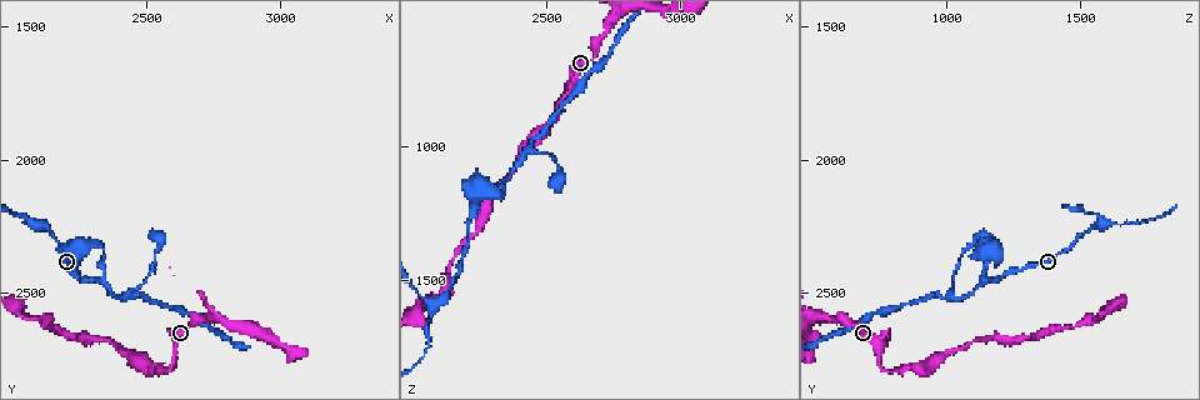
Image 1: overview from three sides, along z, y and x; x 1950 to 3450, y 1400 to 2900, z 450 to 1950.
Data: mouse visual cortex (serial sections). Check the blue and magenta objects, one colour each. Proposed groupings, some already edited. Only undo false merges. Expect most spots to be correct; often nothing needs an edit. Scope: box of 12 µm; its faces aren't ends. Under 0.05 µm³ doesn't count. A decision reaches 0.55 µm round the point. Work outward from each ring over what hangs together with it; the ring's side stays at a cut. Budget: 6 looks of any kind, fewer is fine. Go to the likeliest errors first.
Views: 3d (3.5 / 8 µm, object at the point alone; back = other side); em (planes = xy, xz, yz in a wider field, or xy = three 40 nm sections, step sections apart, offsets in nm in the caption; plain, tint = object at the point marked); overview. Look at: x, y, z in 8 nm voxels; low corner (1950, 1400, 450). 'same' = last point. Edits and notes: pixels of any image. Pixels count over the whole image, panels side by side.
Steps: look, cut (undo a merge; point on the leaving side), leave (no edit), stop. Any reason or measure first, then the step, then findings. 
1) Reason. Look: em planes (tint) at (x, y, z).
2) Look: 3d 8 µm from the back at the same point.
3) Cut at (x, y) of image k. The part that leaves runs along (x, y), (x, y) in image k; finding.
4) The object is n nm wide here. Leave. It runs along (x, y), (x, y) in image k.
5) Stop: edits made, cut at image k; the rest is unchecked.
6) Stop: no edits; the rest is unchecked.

Side arm on a straight run. Look: 3d 3.5 µm at (2330, 2450, 1140).

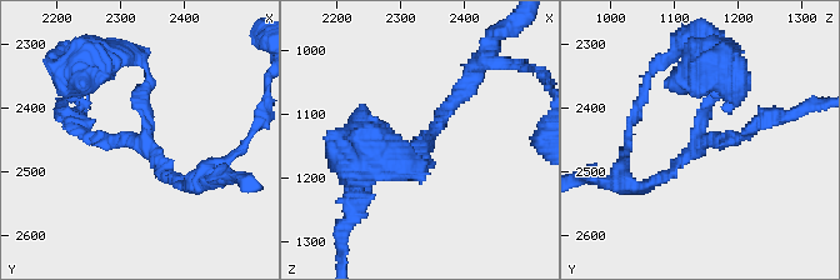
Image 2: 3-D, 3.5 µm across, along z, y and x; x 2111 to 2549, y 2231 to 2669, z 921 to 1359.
3 arms meet here; the arms are 150, 150, 200 nm wide. Look: em xy step 3 (tint) at (2330, 2450, 1145).

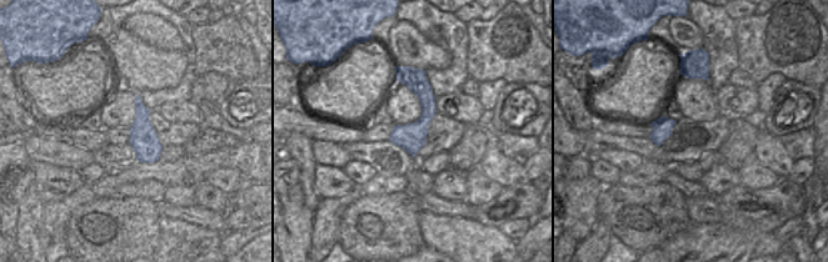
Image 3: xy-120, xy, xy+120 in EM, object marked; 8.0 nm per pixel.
Leave. It runs along (398, 69), (427, 97), (413, 151) in image 3; continuous, no second cell.

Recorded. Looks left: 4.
Two arms in line, one across. Look: 3d 8 µm at (2080, 2250, 1590).

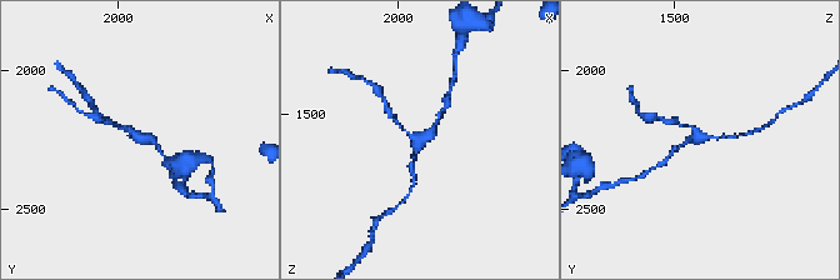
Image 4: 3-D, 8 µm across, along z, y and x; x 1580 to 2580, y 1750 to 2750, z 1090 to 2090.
Need the tissue. Look: em xy step 5 (tint) at (2080, 2240, 1590).

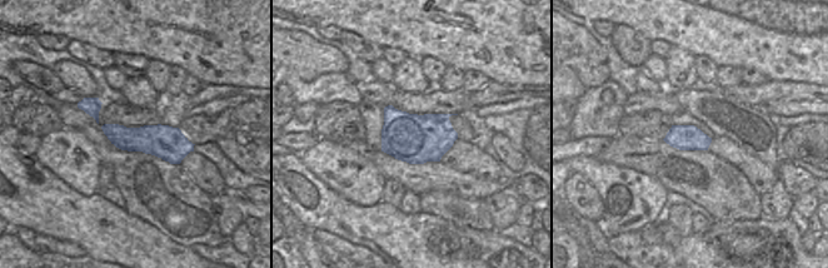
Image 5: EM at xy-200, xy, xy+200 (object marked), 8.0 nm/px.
Leave. It runs along (105, 128), (123, 138), (190, 148) in image 5; all the same cell.

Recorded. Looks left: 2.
A narrow waist. Look: em xy step 1 (tint) at (2770, 2630, 620).

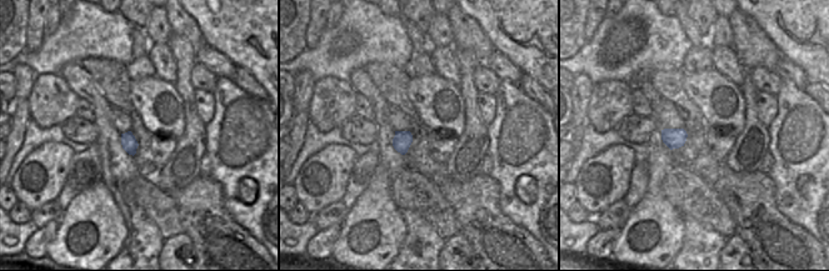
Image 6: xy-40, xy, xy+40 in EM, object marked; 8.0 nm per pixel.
Look: 3d 3.5 µm at the same point.

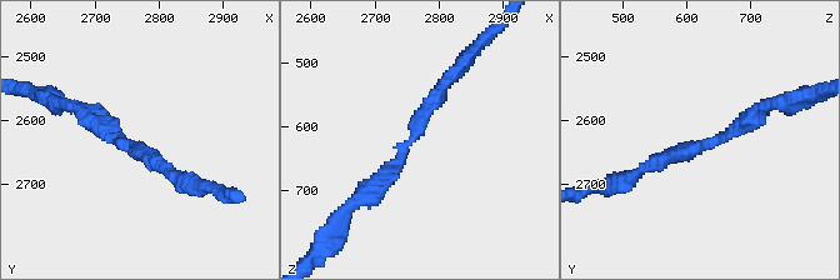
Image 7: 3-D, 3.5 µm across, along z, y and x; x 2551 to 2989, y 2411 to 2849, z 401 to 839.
The arms are 200, 250 nm wide. Leave. It runs along (365, 193), (400, 160), (450, 78) in image 7; continuous, no second cell.

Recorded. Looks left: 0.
Stop: no edits; the rest is unchecked.

